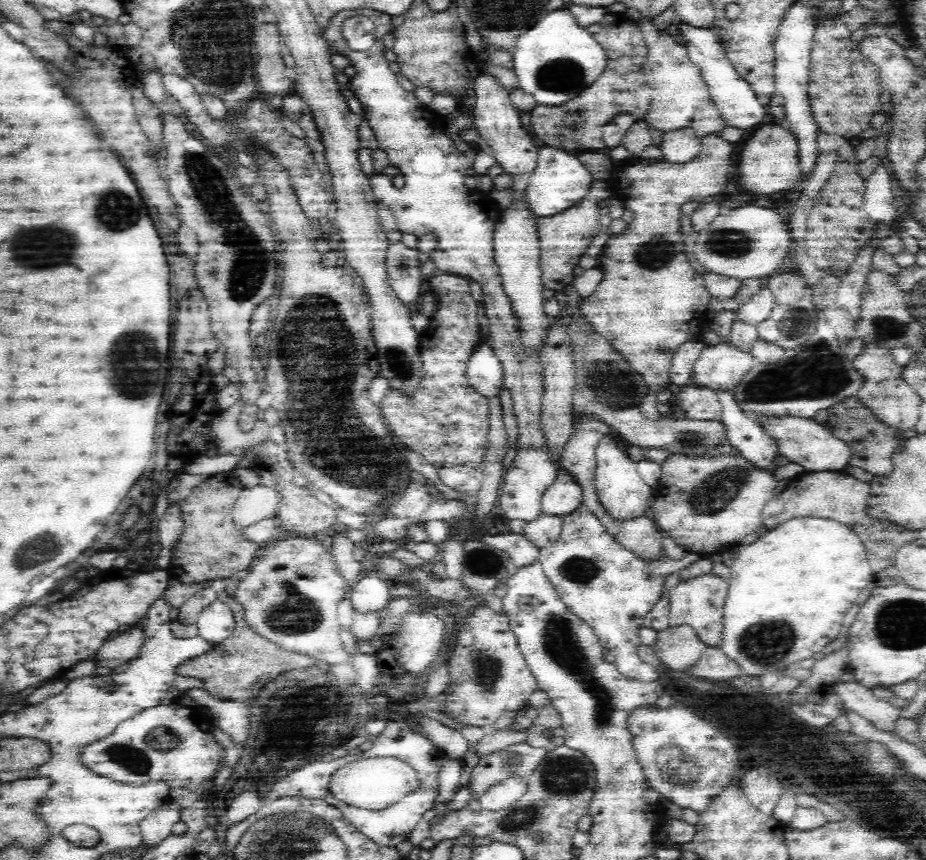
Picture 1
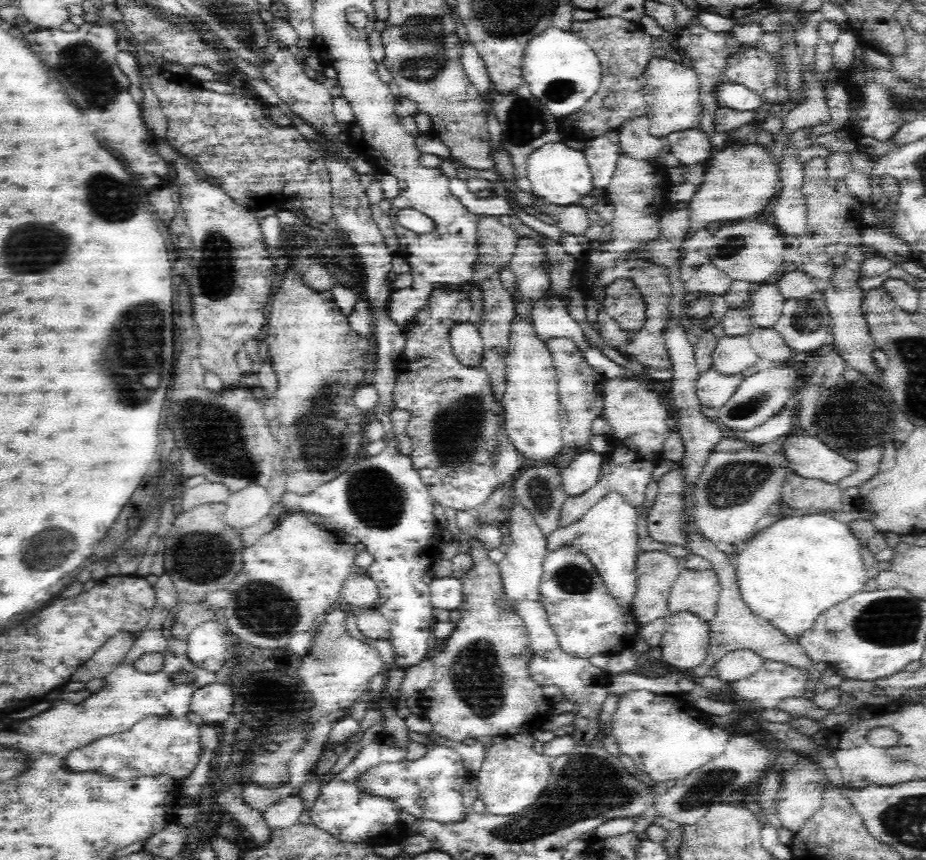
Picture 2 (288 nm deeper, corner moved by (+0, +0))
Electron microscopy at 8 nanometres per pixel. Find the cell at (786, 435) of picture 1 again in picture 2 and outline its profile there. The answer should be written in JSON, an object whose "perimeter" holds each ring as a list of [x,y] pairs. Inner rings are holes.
{"perimeter":[[[792,432],[786,442],[782,440],[782,446],[784,458],[790,462],[790,472],[800,478],[838,484],[858,470],[856,462],[850,462],[810,434]]]}

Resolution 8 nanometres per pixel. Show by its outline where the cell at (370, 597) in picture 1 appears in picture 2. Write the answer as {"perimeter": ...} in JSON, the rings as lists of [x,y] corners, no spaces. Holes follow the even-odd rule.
{"perimeter":[[[362,572],[362,574],[352,574],[344,582],[342,596],[346,598],[346,604],[368,610],[368,608],[376,608],[374,602],[376,598],[380,598],[380,592],[378,592],[376,582]]]}

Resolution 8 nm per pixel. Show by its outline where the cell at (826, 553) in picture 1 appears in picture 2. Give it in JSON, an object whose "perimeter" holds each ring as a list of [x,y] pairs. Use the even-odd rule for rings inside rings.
{"perimeter":[[[822,514],[788,516],[756,534],[742,552],[736,552],[740,598],[750,614],[798,642],[814,628],[820,614],[860,594],[870,578],[860,550],[862,544],[844,522]]]}

